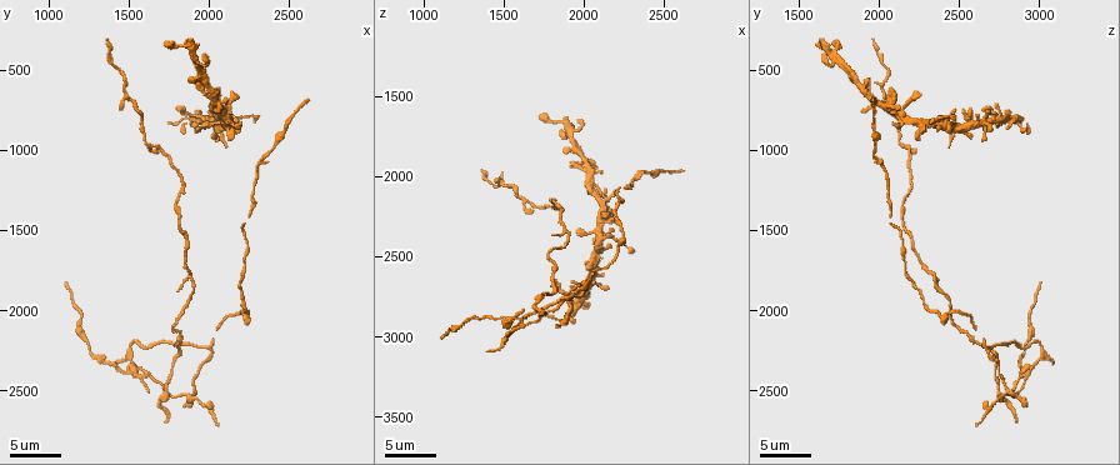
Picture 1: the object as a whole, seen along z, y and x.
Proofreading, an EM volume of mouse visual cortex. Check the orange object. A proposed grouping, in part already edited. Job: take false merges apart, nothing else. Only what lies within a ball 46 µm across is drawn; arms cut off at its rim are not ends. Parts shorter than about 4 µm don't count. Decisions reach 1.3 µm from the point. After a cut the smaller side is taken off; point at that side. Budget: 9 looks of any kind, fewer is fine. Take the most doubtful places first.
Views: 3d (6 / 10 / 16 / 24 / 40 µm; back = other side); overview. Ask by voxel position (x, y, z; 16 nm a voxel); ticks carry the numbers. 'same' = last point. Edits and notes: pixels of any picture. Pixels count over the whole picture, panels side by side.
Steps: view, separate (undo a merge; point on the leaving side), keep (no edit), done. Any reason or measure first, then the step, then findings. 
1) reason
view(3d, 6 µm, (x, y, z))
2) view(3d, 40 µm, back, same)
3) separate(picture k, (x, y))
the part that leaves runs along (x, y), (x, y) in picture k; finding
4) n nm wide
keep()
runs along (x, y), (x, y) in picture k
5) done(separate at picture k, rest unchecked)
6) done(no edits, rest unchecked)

thick turns thin
view(3d, 6 µm, (2000, 2240, 2680))

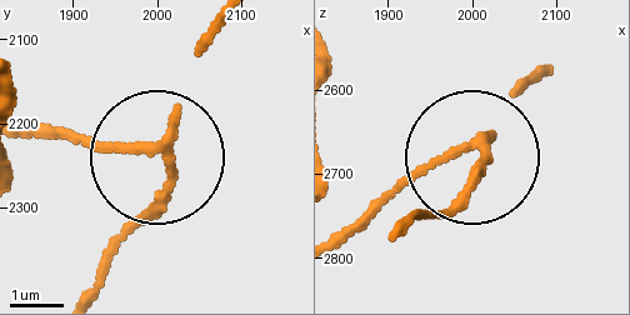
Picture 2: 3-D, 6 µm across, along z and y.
3 arms
separate(picture 2, (83, 144))
the part that leaves runs along (149, 146), (33, 134) in picture 2; a second neuron is stuck on

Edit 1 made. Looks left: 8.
view(overview)

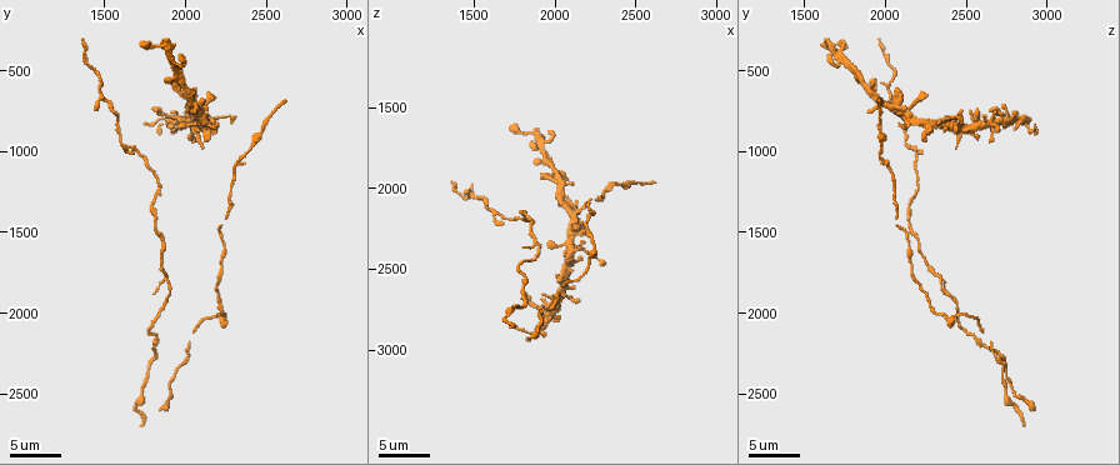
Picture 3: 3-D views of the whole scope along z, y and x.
sudden change in width
view(3d, 6 µm, (1780, 2100, 2500))

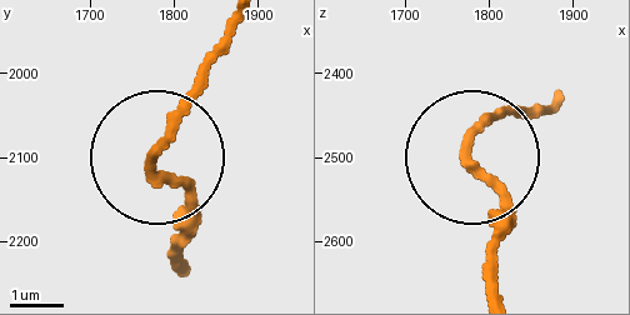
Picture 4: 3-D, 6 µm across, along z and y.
keep()
runs along (240, 23), (155, 144), (190, 211), (181, 246) in picture 4; all the same neuron

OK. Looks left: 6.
looks like a crossing
view(3d, 16 µm, (2140, 820, 2140))

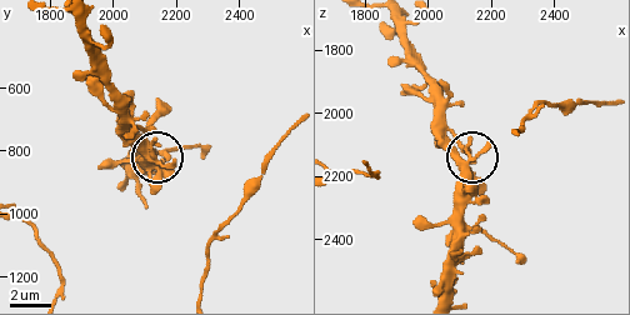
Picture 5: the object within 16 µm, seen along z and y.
side arm 14 µm
keep()
continuous, no second neuron

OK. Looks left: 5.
calibre changes
view(3d, 16 µm, (1880, 1820, 2360))

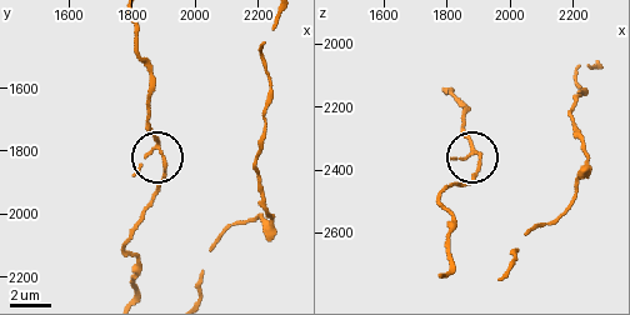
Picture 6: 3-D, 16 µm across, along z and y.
150 nm wide
keep()
runs along (133, 24), (164, 165), (159, 188) in picture 6; all the same neuron

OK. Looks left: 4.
done(separate at picture 2, rest unchecked)

